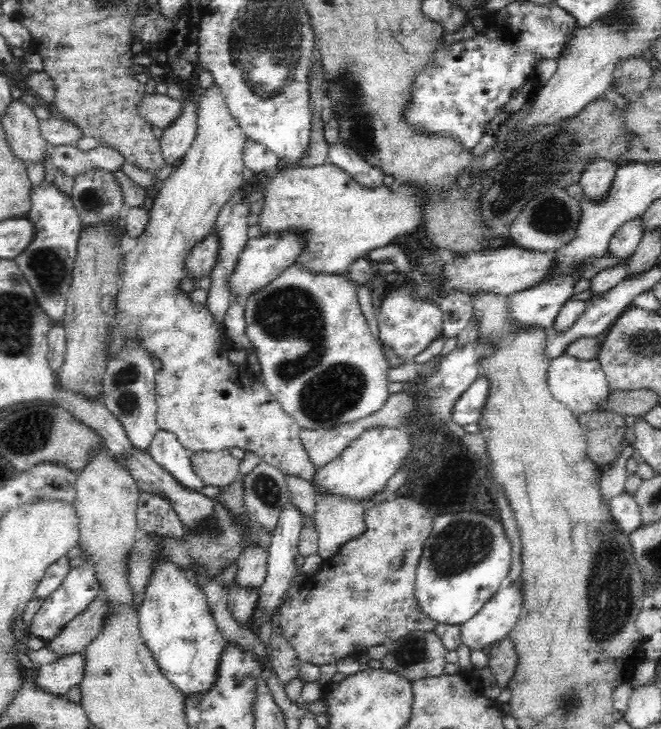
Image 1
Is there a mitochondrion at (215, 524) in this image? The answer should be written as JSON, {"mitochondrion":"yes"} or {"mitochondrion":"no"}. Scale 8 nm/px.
{"mitochondrion":"yes"}

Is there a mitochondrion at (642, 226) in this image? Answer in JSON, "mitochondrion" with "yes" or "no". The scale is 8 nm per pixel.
{"mitochondrion":"no"}

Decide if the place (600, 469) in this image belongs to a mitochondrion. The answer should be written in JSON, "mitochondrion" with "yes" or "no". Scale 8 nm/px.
{"mitochondrion":"no"}

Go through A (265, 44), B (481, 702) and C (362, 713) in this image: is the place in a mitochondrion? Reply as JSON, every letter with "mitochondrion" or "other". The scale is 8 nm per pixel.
{"A":"mitochondrion","B":"other","C":"other"}

